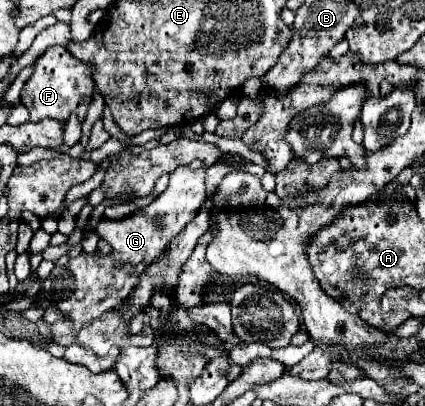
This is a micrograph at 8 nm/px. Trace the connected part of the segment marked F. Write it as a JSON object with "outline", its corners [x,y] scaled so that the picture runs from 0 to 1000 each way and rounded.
{"outline":[[[125,111],[125,116],[111,116],[111,126],[96,140],[82,145],[78,185],[59,200],[49,224],[49,254],[64,264],[73,298],[115,288],[139,303],[153,303],[167,278],[176,278],[186,298],[195,298],[205,278],[200,244],[214,244],[219,219],[224,219],[224,204],[214,190],[214,165],[167,140],[167,131],[158,131],[153,116]]]}

